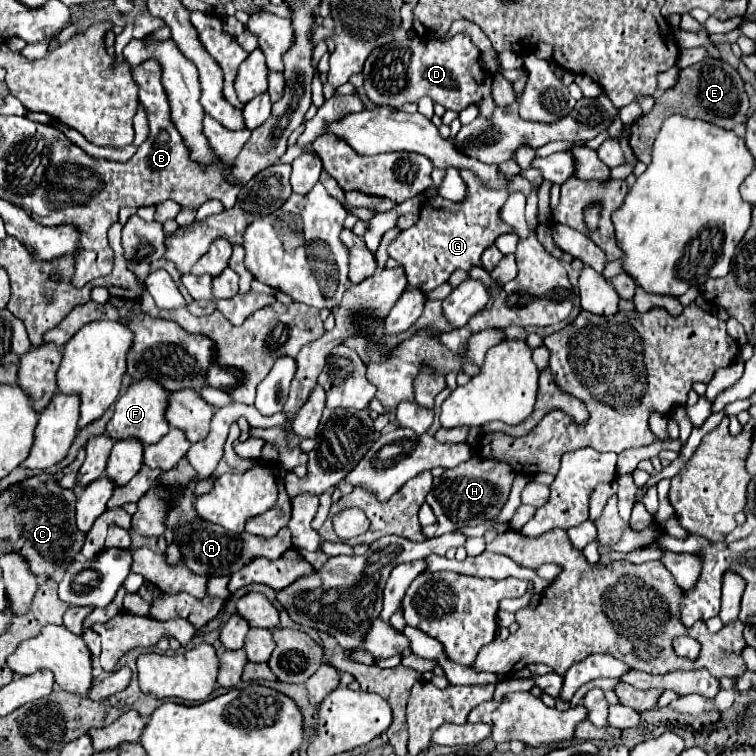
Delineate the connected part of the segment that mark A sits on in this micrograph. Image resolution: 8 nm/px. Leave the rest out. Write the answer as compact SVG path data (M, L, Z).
M195 483L187 489L187 493L183 493L181 503L177 503L167 515L167 527L175 531L175 537L179 537L183 559L187 561L187 567L191 571L195 571L199 575L207 575L207 577L233 575L235 571L239 571L243 565L247 565L255 557L277 559L285 551L297 549L291 541L289 527L283 527L275 537L265 539L265 537L249 535L245 531L239 533L239 535L233 535L231 531L227 531L219 525L213 525L213 523L207 523L207 521L199 519L197 515L193 515L193 489L195 489Z

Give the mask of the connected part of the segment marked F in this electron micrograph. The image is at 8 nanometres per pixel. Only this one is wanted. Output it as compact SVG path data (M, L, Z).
M153 379L135 381L127 389L127 393L121 395L119 401L115 403L115 413L105 427L105 435L109 435L115 441L135 437L143 445L153 445L169 431L169 425L165 421L165 409L167 409L167 391L159 383L155 383Z

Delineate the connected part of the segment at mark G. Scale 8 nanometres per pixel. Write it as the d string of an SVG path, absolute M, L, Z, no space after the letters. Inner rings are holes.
M461 169L459 175L467 185L465 201L455 203L441 196L427 199L421 207L421 217L417 225L401 231L387 249L389 257L403 263L409 285L421 287L423 293L429 293L435 287L447 283L449 275L457 269L469 273L471 267L483 267L481 253L489 245L493 245L499 235L515 233L515 229L503 223L499 217L499 209L507 199L507 191L487 189L487 185L483 185L483 181L479 181L479 177L471 173L471 169Z

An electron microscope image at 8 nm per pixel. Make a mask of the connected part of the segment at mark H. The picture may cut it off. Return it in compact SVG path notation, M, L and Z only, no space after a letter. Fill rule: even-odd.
M473 457L473 459L465 461L463 465L445 469L441 477L433 479L433 489L427 495L427 503L431 505L433 513L437 515L437 525L423 527L423 535L427 539L431 539L431 537L439 537L443 533L449 533L453 529L493 521L509 497L513 479L515 479L513 469L507 463L495 461L495 459Z

